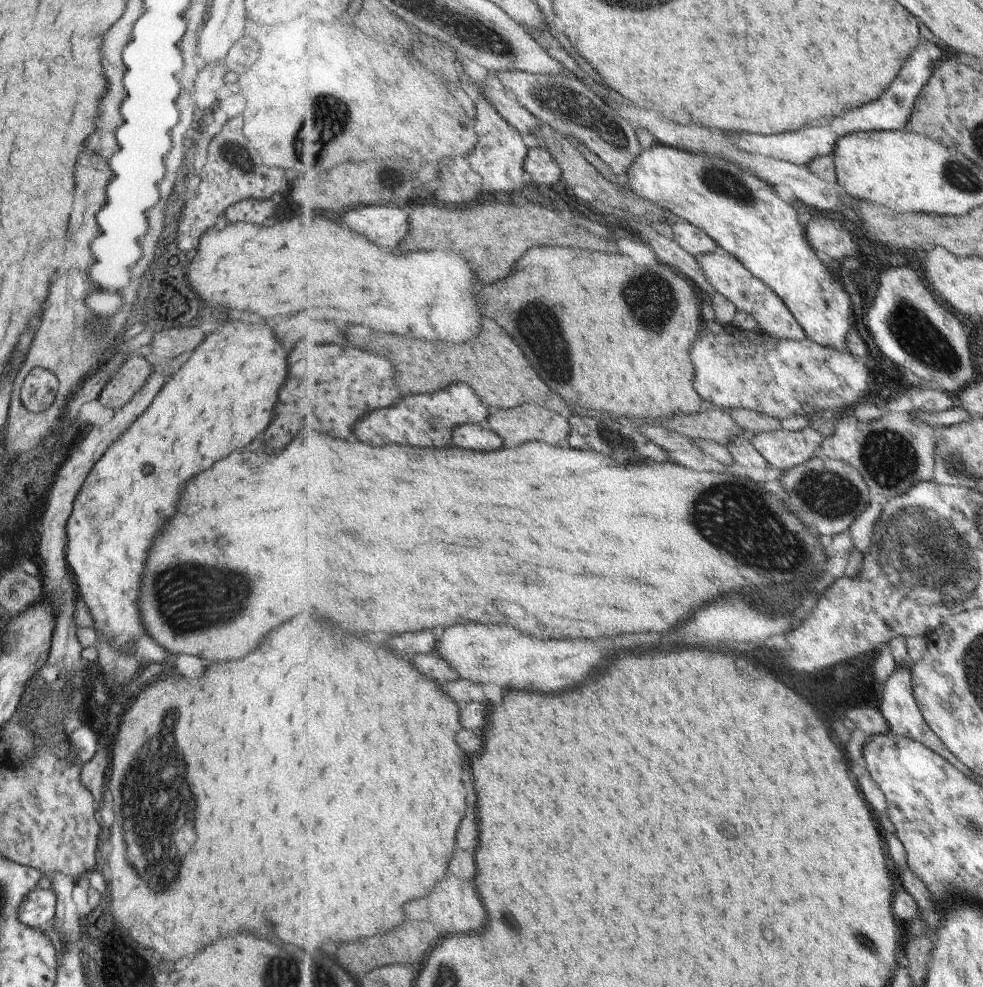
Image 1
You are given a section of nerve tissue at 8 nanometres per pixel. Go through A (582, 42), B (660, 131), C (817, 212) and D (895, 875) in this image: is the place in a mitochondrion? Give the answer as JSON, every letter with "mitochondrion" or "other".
{"A":"other","B":"other","C":"other","D":"other"}

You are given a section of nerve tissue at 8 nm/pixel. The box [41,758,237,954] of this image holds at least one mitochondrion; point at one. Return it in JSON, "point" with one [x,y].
{"point":[128,860]}

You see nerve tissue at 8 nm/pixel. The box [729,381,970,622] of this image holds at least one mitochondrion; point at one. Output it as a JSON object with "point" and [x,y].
{"point":[892,459]}

